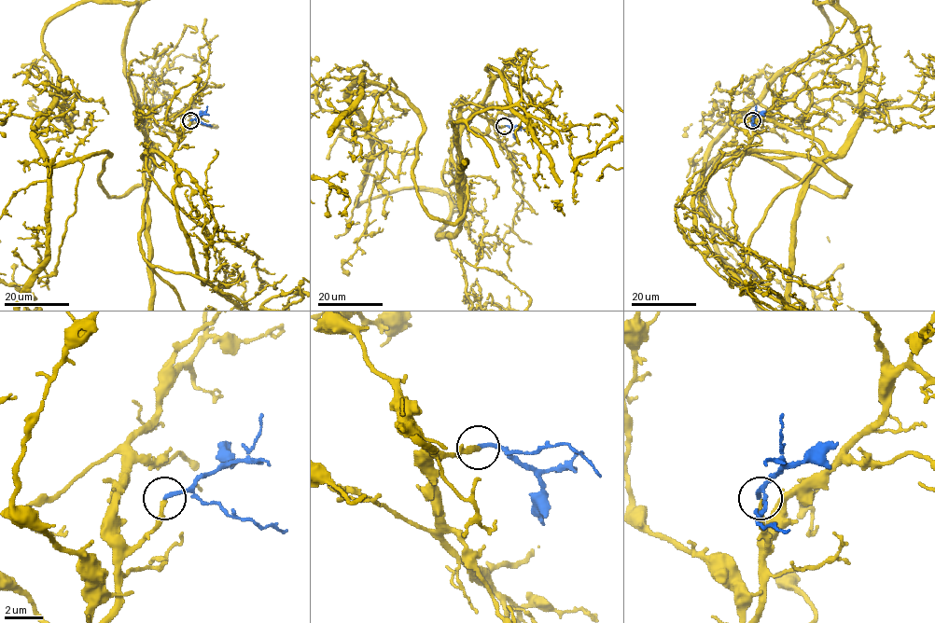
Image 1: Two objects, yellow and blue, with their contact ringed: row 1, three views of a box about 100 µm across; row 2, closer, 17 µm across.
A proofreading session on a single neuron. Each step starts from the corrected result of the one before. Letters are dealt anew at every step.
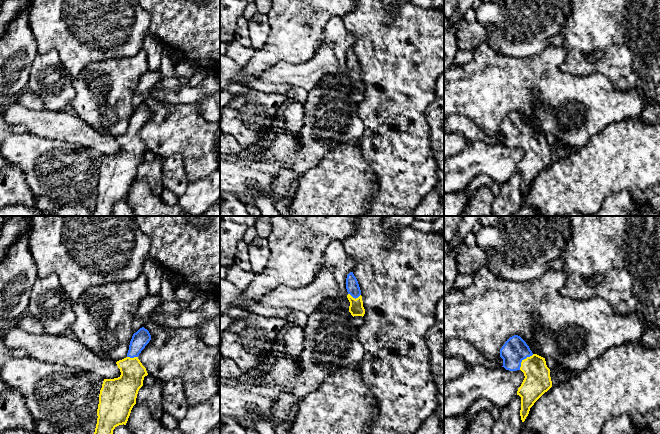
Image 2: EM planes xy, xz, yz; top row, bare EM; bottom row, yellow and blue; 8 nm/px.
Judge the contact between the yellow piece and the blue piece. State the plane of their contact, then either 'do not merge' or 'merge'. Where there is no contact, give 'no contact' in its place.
contact in yz; merge

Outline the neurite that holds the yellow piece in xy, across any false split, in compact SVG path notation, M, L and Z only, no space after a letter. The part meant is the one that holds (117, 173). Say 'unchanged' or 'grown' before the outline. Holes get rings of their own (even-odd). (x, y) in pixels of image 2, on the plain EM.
grown; M144 103L134 109L127 133L116 138L121 151L104 155L93 216L112 216L113 206L119 201L126 201L144 153L148 151L138 132L150 116L151 111Z

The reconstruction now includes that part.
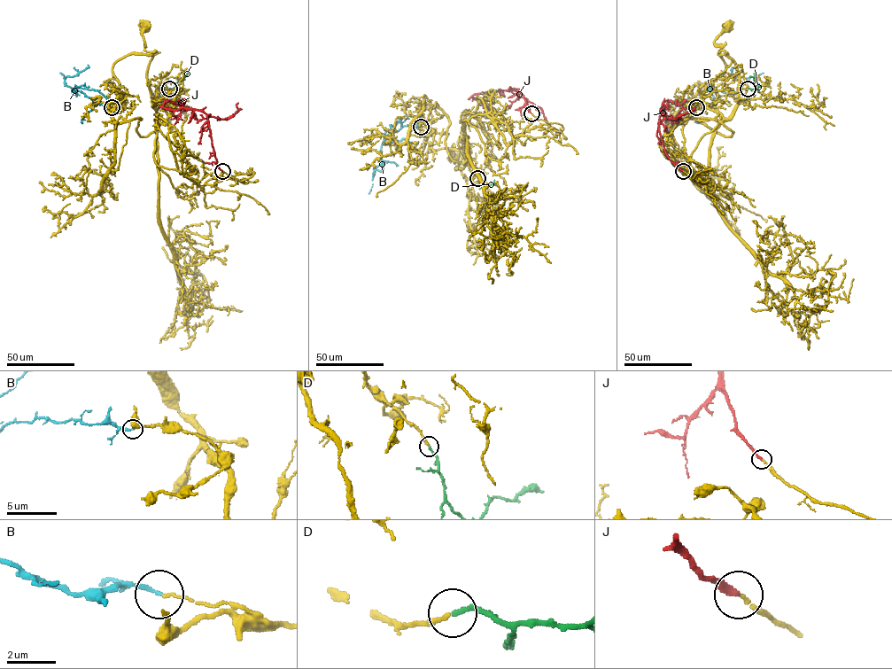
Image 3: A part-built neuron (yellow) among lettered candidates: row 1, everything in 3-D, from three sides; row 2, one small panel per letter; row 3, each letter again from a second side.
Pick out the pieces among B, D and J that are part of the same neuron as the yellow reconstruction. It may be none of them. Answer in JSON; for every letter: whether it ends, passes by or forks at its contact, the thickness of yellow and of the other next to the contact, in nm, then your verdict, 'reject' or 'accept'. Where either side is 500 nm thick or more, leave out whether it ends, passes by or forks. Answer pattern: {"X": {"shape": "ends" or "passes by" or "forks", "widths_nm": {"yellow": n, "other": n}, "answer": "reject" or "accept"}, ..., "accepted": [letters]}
{"B": {"shape": "ends", "widths_nm": {"yellow": 100, "other": 160}, "answer": "reject"}, "D": {"shape": "ends", "widths_nm": {"yellow": 200, "other": 170}, "answer": "accept"}, "J": {"shape": "ends", "widths_nm": {"yellow": 120, "other": 220}, "answer": "accept"}, "accepted": ["D", "J"]}

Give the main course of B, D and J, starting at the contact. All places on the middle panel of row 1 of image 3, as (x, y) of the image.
B: (420, 127), (403, 126), (385, 136), (383, 170), (373, 175), (385, 161), (397, 166)
D: (477, 178), (483, 189), (487, 185), (496, 185)
J: (531, 113), (518, 89), (477, 93), (471, 97), (497, 115)

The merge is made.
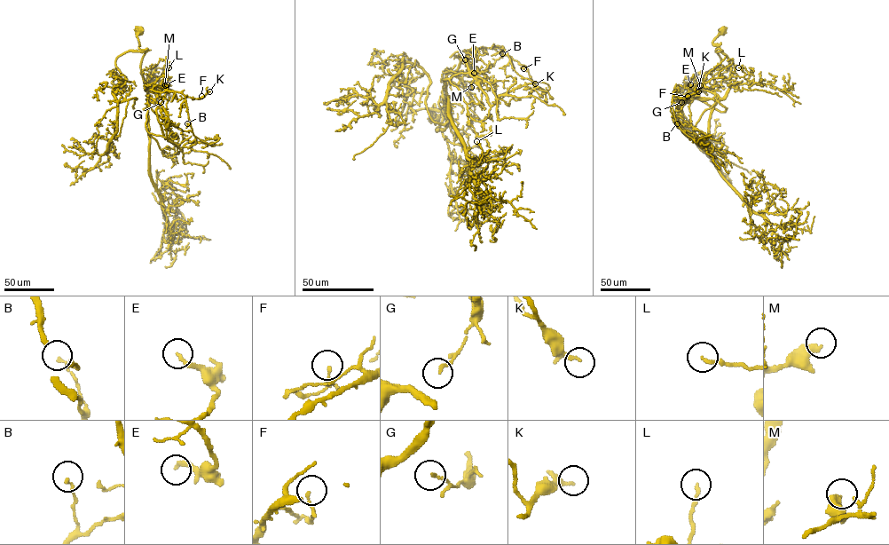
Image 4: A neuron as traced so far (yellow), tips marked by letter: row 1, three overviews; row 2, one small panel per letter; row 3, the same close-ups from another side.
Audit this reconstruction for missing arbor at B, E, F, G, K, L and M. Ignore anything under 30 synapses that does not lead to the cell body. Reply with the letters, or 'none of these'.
none of these

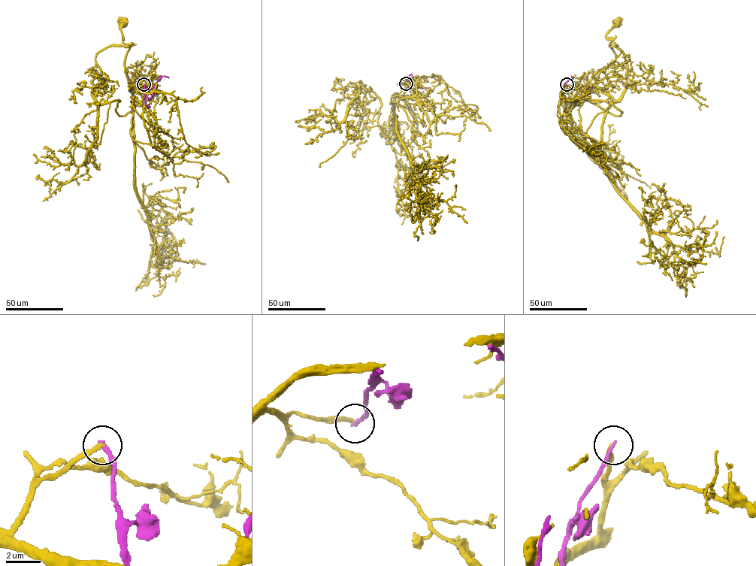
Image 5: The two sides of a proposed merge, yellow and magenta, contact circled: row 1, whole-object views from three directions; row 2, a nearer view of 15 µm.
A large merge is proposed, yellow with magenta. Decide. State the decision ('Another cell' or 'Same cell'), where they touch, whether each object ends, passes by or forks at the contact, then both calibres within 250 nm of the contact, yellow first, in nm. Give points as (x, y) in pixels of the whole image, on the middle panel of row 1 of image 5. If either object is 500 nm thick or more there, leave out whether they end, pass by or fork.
Another cell. Place: (406, 83). At the ring yellow ends. At the ring magenta ends. Thickness 200 nm (yellow) against 220 nm

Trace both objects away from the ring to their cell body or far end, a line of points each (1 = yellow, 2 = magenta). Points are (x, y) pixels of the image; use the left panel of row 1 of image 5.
1: (143, 84), (175, 97), (187, 144), (215, 148), (169, 157), (133, 139), (123, 23)
2: (143, 84), (144, 98), (150, 98), (160, 77), (168, 77)

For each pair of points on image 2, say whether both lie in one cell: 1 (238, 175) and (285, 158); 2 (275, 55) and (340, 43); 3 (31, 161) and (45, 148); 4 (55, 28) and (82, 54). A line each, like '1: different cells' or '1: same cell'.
1: same cell
2: different cells
3: same cell
4: same cell

